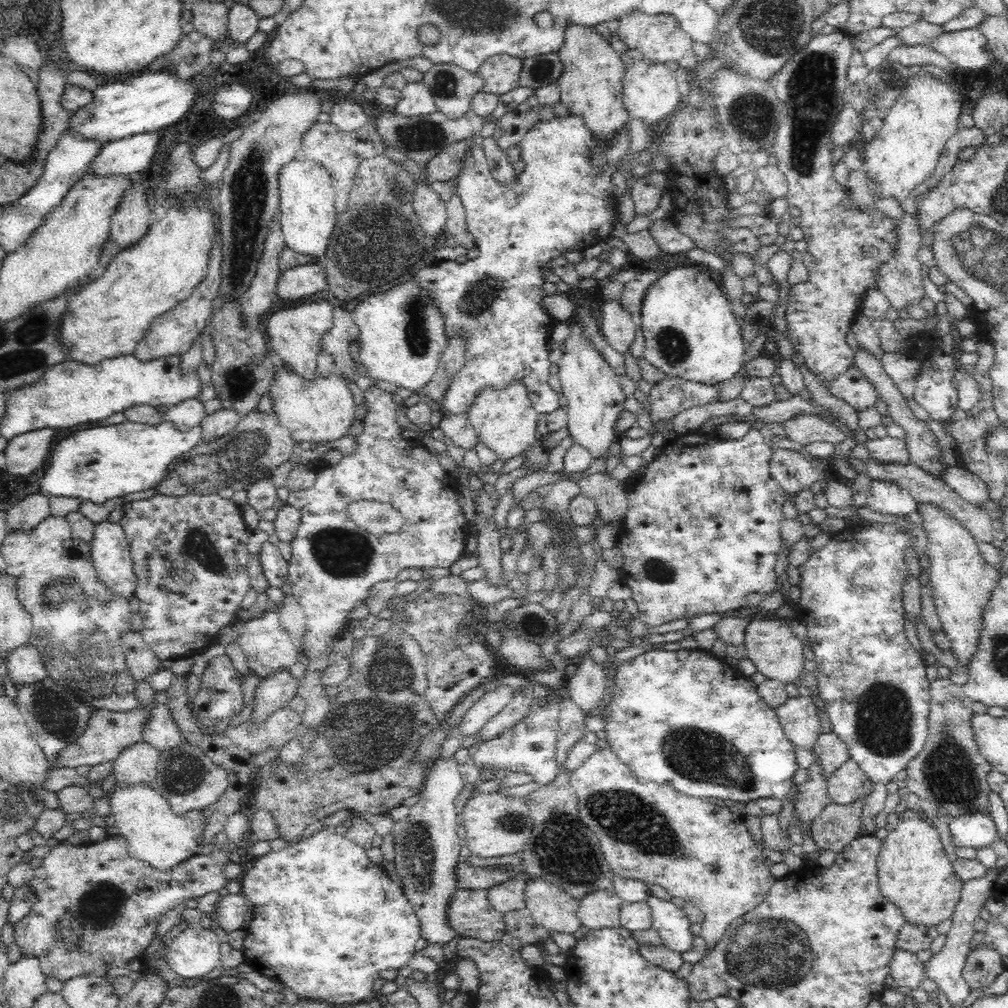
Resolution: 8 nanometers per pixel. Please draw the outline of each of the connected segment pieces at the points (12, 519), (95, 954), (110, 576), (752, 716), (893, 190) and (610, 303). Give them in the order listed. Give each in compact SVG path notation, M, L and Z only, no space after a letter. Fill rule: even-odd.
M30 494L20 499L6 514L6 532L29 531L50 516L49 496Z
M120 835L108 836L104 842L89 842L86 845L79 846L73 846L67 842L62 842L60 845L51 848L43 857L40 858L39 861L35 862L35 873L29 884L30 887L34 889L34 893L36 893L38 900L36 901L36 904L32 906L32 910L30 910L30 912L26 914L22 920L13 924L15 943L18 944L18 947L20 947L22 956L38 957L42 973L46 978L57 977L63 984L68 982L70 978L76 978L76 976L88 976L88 974L108 979L108 967L117 966L120 968L129 968L128 963L133 958L146 958L145 949L148 944L150 944L152 939L155 938L154 932L156 930L156 926L158 926L160 919L162 918L162 914L168 912L168 910L172 910L175 906L184 902L184 900L188 900L189 898L195 899L198 898L198 896L208 894L208 892L219 891L221 888L226 886L227 881L224 875L224 864L226 862L230 862L230 854L232 854L231 848L232 845L230 845L230 843L226 843L223 850L219 850L219 852L214 852L209 855L192 855L188 860L183 860L180 864L174 865L174 868L164 872L152 867L152 865L146 861L140 861L138 859L134 859L134 857L130 857L127 849L127 841ZM66 912L69 912L74 918L77 918L83 926L81 928L82 938L79 940L77 947L71 951L61 950L60 945L58 945L58 938L60 938L60 935L58 935L58 928L60 928L58 920L60 920Z
M107 520L98 523L90 550L90 558L98 578L116 595L128 600L132 598L137 578L122 525Z
M698 648L676 651L650 649L640 656L635 656L632 661L622 662L618 666L614 680L609 686L609 691L611 702L606 708L603 707L604 716L602 717L606 721L605 739L615 756L641 779L671 786L689 797L708 799L714 796L722 798L722 800L737 801L740 805L748 801L755 801L757 798L775 798L781 802L790 799L792 804L797 801L798 786L795 787L793 781L793 777L799 768L796 761L795 745L786 739L775 709L760 699L757 694L757 686L752 686L748 678L737 667L732 667L723 658L716 657L712 652Z
M929 69L908 78L906 88L890 107L878 134L862 145L865 157L862 168L867 178L878 183L879 196L904 201L916 186L933 173L946 141L958 130L963 102L959 86L954 74L952 85L948 85Z
M608 299L604 301L600 330L608 341L608 345L616 352L621 355L629 352L630 345L636 336L636 325L638 323L638 318L626 312L619 300Z

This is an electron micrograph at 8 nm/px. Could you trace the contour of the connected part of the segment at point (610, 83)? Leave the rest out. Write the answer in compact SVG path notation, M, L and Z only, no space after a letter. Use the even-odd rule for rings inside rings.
M569 24L564 33L562 46L557 50L563 64L562 74L558 77L560 98L570 113L582 116L586 127L594 133L604 147L611 143L618 129L626 127L631 114L623 101L623 72L626 65L621 55L612 48L594 27Z

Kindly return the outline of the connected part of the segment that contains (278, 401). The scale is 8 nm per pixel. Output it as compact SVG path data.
M324 349L318 352L318 370L312 380L306 380L298 373L292 373L286 364L276 364L275 377L271 380L268 394L272 399L272 410L278 424L286 427L294 442L326 442L338 440L347 435L348 428L356 418L356 406L350 388L337 373L335 359Z

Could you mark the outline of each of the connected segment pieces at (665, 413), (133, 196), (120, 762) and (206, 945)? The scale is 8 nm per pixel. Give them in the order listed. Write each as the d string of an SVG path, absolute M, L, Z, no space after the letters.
M667 375L651 388L647 409L652 422L674 418L693 406L718 401L719 389L720 385L692 382Z
M136 178L120 197L120 204L112 216L110 237L121 250L130 248L148 233L152 213L140 179Z
M145 740L128 746L113 761L116 783L120 785L146 783L154 787L159 754L159 751Z
M198 925L188 926L168 945L166 962L183 979L200 978L220 966L220 945L214 926L209 929Z

